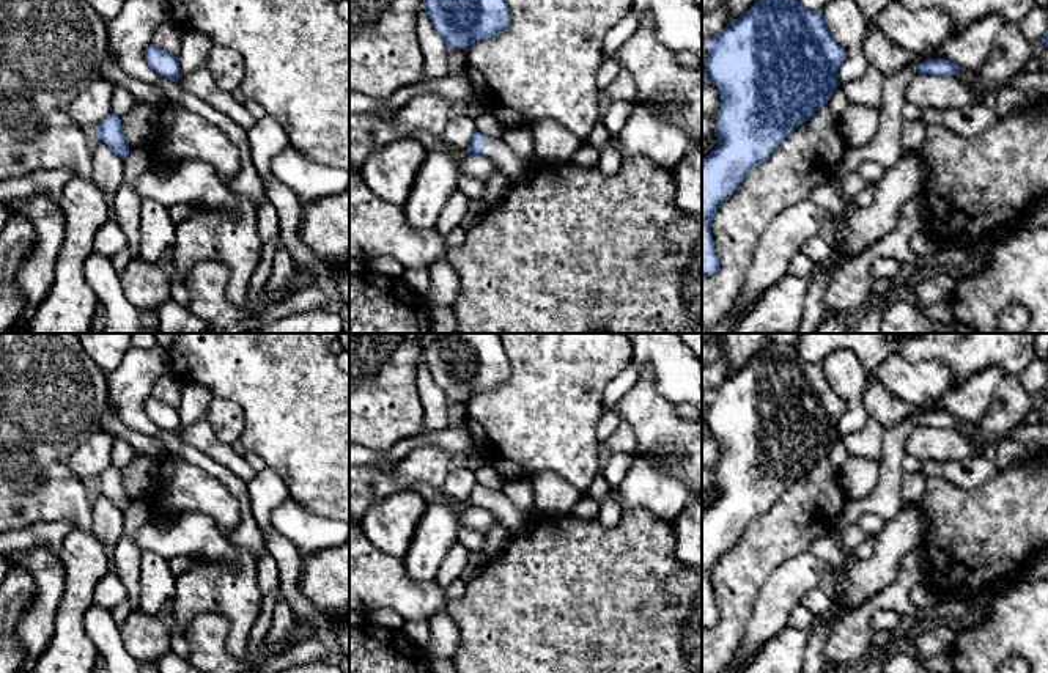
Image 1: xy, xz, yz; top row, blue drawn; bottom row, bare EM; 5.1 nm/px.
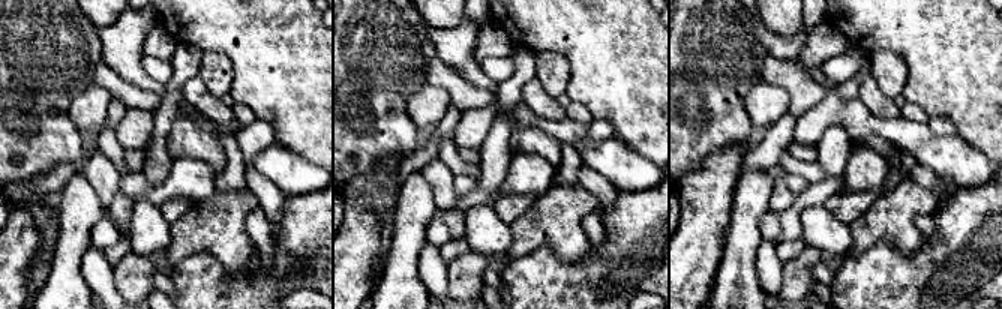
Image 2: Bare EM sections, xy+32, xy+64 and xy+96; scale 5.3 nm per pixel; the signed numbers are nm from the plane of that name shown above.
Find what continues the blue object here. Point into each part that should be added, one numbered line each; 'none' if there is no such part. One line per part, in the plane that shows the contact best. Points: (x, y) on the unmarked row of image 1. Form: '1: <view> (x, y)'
1: xz (520, 521)

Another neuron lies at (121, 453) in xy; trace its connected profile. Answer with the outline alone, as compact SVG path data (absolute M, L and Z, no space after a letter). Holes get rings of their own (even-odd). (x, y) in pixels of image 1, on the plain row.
M110 434L113 439L112 464L123 473L135 458L131 445L123 439Z

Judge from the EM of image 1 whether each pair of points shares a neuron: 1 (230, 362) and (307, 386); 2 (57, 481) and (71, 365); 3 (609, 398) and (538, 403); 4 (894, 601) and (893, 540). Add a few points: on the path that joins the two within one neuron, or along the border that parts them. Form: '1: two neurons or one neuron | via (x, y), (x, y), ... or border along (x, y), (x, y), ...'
1: one neuron | via (249, 364), (273, 364), (288, 379)
2: one neuron | via (57, 453), (57, 393)
3: two neurons | border along (625, 368), (606, 387), (603, 404)
4: two neurons | border along (915, 549), (902, 558), (899, 576), (864, 603)

